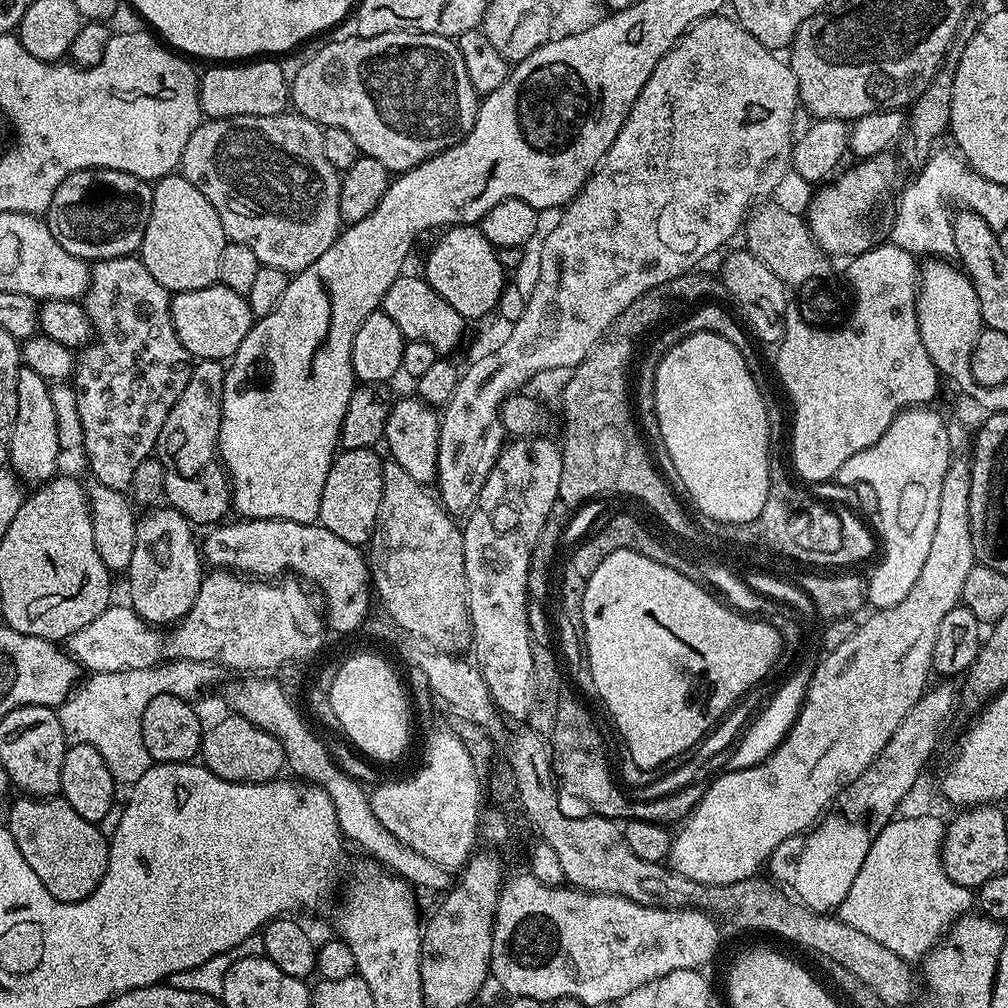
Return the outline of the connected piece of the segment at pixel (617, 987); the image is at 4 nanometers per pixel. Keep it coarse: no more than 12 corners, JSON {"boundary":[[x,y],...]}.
{"boundary":[[501,887],[490,976],[585,1006],[703,969],[717,921]]}

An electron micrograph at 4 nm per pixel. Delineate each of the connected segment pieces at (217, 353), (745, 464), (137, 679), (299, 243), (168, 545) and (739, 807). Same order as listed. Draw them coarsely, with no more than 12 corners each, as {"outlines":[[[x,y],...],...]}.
{"outlines":[[[219,282],[175,293],[178,342],[231,361],[254,323],[247,295]],[[692,332],[660,359],[656,421],[714,521],[768,492],[765,393],[746,358]],[[203,660],[89,675],[59,705],[69,745],[92,745],[119,785],[152,764],[142,714],[193,701]],[[292,110],[205,119],[179,171],[225,237],[295,274],[342,176]],[[171,506],[139,517],[130,607],[175,625],[204,581],[193,525]],[[949,459],[914,590],[815,665],[761,764],[672,837],[699,884],[753,879],[890,742],[929,687],[977,563]]]}

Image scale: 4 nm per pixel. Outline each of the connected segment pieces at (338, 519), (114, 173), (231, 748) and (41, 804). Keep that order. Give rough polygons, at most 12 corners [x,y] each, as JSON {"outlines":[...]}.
{"outlines":[[[343,449],[322,486],[318,523],[367,545],[385,461]],[[87,168],[58,186],[46,223],[95,262],[139,253],[153,185]],[[227,715],[198,756],[218,778],[265,784],[286,768],[282,742]],[[62,798],[11,801],[6,823],[55,900],[99,886],[109,837]]]}

